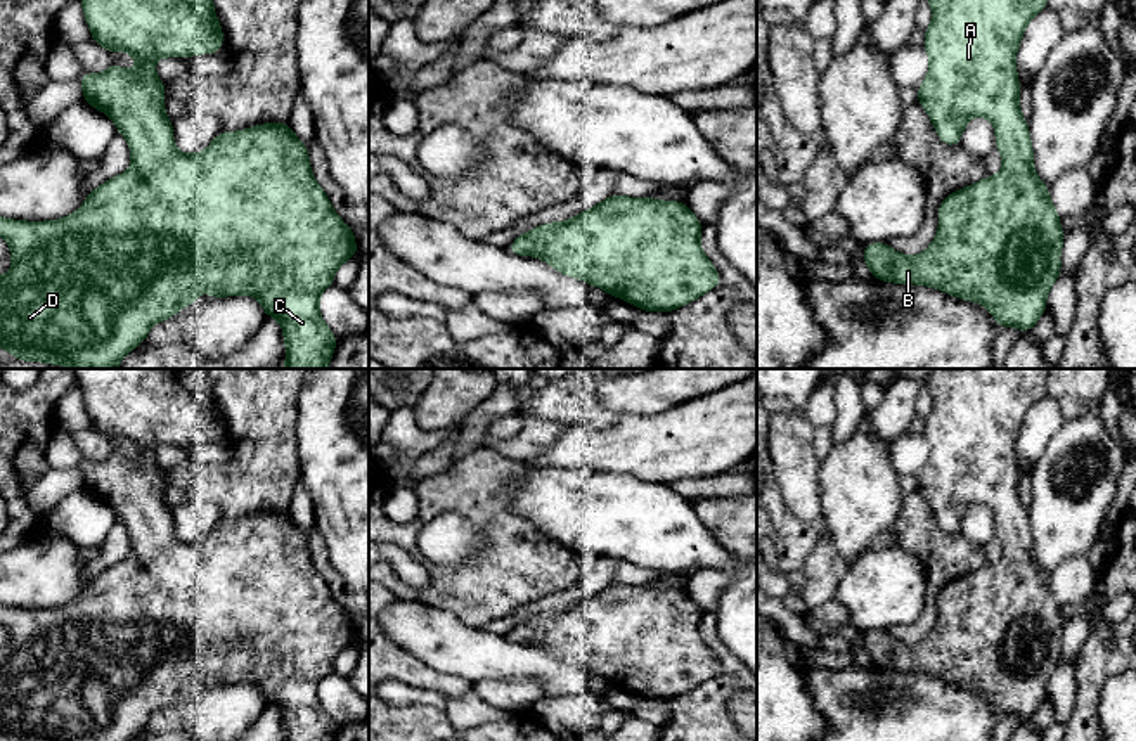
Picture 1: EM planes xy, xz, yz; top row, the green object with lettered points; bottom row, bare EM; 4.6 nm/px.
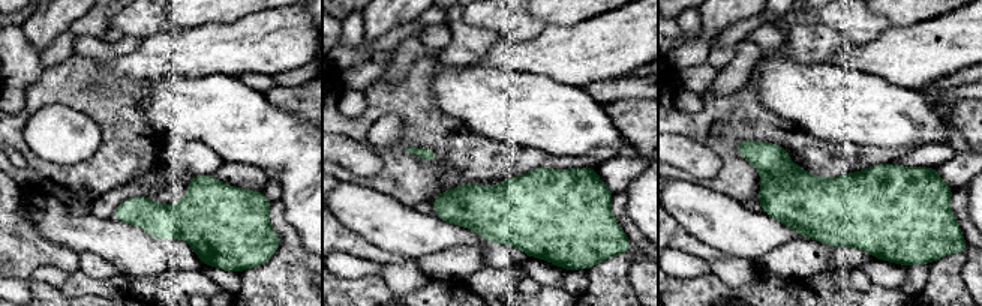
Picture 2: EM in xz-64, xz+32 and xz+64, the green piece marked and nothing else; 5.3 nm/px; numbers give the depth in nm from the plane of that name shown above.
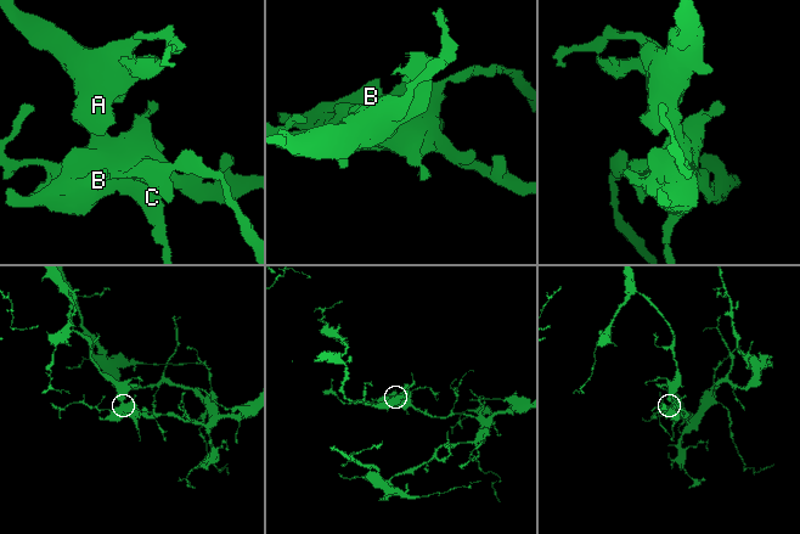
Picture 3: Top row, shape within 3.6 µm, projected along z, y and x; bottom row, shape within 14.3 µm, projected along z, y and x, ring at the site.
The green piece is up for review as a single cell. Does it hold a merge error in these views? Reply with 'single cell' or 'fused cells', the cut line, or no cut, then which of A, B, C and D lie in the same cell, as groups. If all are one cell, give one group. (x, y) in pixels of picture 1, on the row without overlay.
single cell | no cut | A B C D

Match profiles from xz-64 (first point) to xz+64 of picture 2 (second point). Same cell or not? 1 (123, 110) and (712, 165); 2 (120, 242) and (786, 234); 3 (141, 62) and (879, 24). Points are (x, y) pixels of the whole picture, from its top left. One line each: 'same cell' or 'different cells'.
1: different cells
2: same cell
3: different cells

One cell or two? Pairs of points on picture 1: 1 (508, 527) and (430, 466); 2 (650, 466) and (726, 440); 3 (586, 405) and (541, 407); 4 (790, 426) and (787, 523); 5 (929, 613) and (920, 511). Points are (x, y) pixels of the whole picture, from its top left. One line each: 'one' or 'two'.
1: two
2: one
3: one
4: two
5: one

